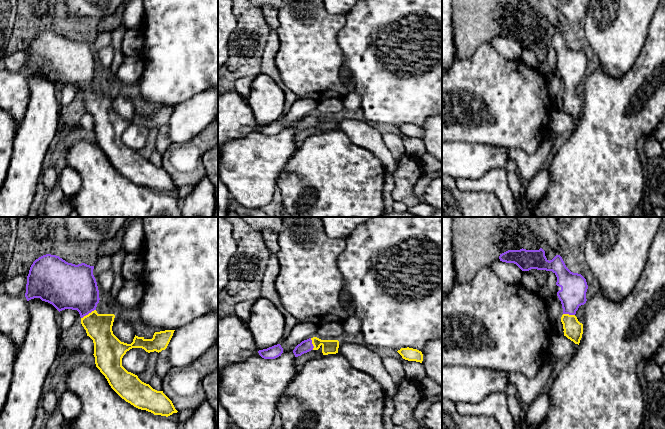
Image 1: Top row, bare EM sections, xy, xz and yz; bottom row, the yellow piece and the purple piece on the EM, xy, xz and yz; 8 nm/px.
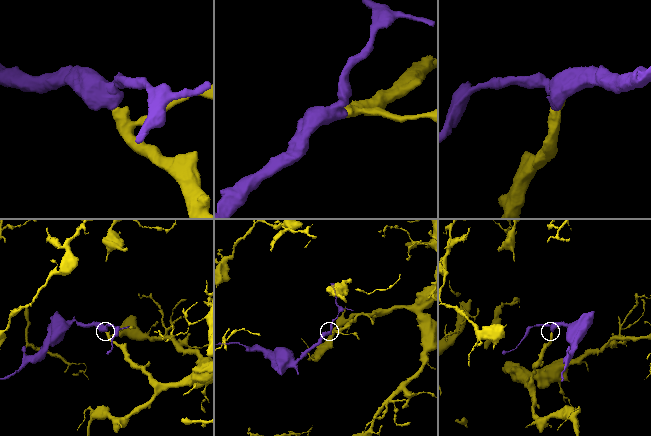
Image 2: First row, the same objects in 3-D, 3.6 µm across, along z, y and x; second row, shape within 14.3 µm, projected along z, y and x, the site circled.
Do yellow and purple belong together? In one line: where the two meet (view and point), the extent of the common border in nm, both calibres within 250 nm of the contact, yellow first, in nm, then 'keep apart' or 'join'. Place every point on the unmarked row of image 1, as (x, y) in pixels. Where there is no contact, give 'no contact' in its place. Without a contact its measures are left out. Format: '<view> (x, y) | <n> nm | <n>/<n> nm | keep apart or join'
xy (89, 89) | 140 nm | 220/360 nm | join

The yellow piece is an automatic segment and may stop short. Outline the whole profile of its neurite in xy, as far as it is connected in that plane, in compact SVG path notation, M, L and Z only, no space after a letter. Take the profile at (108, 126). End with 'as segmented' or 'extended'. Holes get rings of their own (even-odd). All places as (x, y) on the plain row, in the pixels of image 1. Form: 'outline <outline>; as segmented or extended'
outline M46 30L36 35L30 43L27 52L27 77L40 74L52 80L59 88L65 85L77 86L81 93L81 100L94 119L94 133L96 143L105 152L111 164L126 178L134 183L146 186L154 191L170 192L178 187L172 177L163 169L153 165L149 160L142 158L137 151L128 148L122 142L122 134L132 124L142 124L146 128L161 128L165 126L175 106L155 108L152 115L145 115L135 111L133 118L121 118L112 107L114 90L98 90L99 66L93 51L94 42L81 39L78 41L68 39L59 32Z; extended

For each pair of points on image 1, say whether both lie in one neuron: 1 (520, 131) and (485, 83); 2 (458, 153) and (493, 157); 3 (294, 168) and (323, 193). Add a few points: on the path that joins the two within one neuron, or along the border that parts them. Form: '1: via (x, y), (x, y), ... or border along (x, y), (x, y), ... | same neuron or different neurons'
1: via (519, 119), (495, 95) | same neuron
2: via (467, 157), (484, 157) | same neuron
3: via (301, 175), (309, 183), (316, 186) | same neuron

